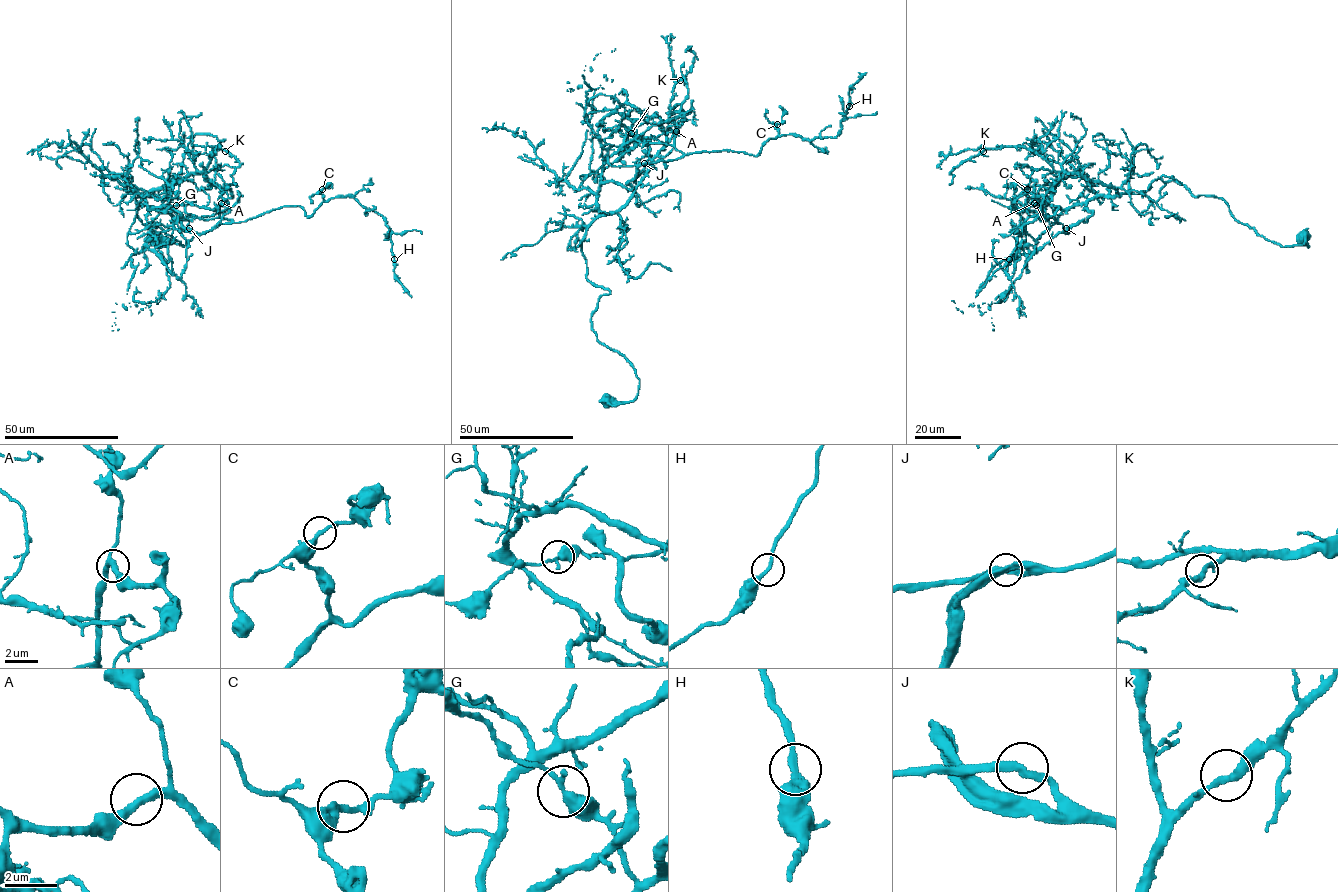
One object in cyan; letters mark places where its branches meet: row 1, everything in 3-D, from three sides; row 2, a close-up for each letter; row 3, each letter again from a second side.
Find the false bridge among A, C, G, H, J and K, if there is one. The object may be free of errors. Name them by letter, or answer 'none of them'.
none of them

